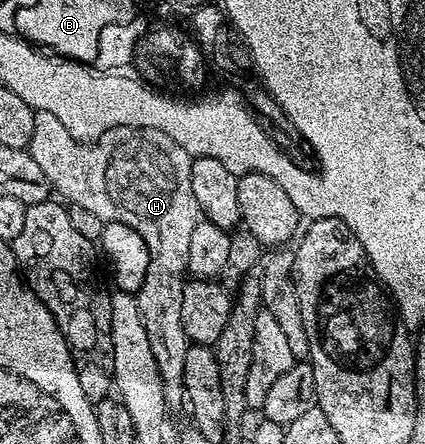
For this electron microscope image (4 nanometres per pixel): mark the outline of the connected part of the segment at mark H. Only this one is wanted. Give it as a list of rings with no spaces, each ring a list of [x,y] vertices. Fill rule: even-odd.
[[[47,112],[34,114],[34,129],[28,151],[32,158],[36,158],[40,170],[44,170],[44,178],[48,178],[51,189],[63,201],[69,202],[75,208],[92,210],[92,214],[96,214],[96,218],[100,218],[103,222],[124,222],[124,226],[136,230],[136,234],[144,238],[144,246],[148,246],[150,261],[148,274],[136,294],[140,314],[144,318],[144,330],[148,334],[148,346],[152,350],[152,358],[156,358],[156,366],[160,370],[166,403],[170,406],[180,402],[182,404],[185,397],[185,388],[182,385],[184,360],[191,343],[184,334],[180,306],[182,286],[188,279],[186,270],[188,245],[192,239],[192,230],[200,219],[196,194],[192,194],[190,173],[192,158],[180,146],[176,146],[176,142],[172,142],[168,134],[151,128],[120,126],[108,130],[99,140],[83,142],[72,138],[72,134],[68,134],[68,129],[53,114]]]

